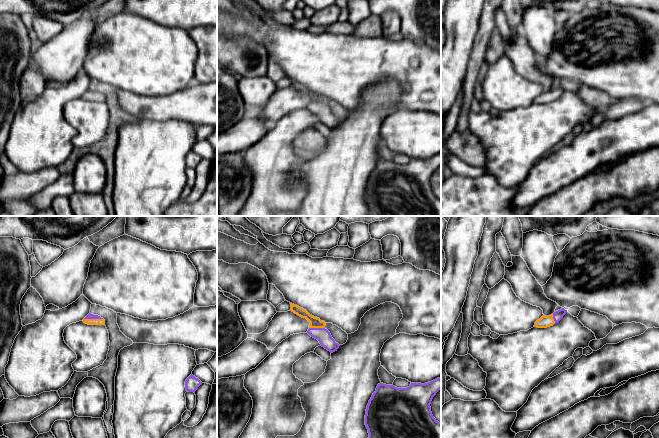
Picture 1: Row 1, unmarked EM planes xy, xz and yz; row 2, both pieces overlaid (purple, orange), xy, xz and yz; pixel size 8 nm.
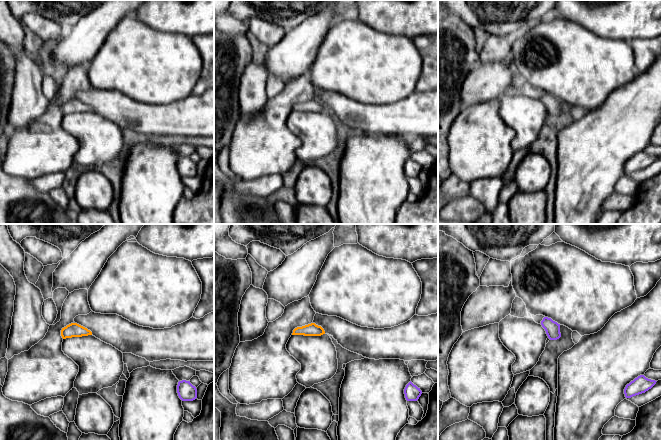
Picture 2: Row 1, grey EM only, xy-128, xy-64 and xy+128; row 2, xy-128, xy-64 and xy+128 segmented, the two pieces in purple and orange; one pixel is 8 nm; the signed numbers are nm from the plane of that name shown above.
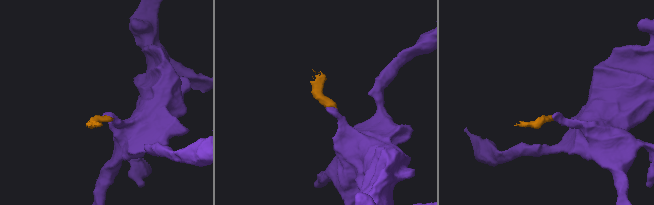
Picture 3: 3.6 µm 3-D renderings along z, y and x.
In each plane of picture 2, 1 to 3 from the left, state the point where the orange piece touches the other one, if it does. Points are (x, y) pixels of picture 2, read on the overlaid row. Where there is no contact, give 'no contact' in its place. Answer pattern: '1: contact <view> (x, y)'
1: no contact
2: no contact
3: no contact

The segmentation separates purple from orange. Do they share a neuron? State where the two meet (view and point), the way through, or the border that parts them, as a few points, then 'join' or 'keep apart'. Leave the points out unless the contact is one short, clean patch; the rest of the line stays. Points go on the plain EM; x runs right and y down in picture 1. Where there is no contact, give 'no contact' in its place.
xy (93, 94) | across xy (90, 92), (93, 94), (88, 97) | join

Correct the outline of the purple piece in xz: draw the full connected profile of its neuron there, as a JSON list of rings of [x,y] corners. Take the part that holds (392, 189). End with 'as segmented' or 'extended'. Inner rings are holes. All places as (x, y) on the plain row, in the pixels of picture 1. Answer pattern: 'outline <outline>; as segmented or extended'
outline [[[441,153],[431,158],[411,159],[407,164],[378,160],[366,185],[368,216],[441,216],[441,199],[432,191],[431,177],[441,165]]]; as segmented

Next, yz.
outline [[[562,84],[549,92],[543,91],[539,96],[535,98],[534,102],[537,104],[547,104],[553,102],[555,99],[558,99],[563,94],[566,88],[567,86]]]; extended

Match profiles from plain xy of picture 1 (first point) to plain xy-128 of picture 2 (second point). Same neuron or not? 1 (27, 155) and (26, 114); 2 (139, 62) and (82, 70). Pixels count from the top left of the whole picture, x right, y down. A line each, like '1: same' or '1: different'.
1: different
2: different

